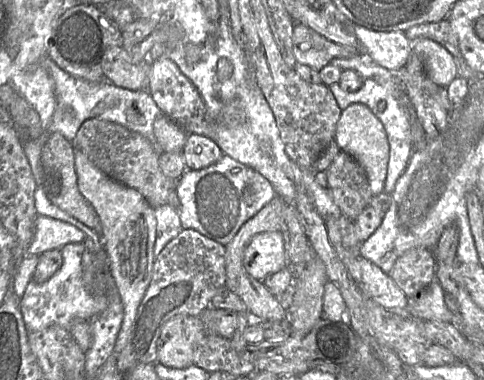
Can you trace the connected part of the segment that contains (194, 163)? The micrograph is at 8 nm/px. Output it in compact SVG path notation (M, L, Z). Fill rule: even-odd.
M188 133L183 155L187 169L200 170L215 164L224 153L213 139Z

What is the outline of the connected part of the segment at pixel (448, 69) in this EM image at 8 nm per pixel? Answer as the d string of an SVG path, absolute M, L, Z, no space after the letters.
M428 38L411 41L411 50L423 61L428 77L441 87L448 87L458 77L452 54L441 44Z

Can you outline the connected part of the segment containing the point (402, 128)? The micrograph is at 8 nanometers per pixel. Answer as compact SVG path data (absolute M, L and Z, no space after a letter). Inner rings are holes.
M356 54L349 58L335 58L330 63L342 70L355 70L363 78L362 87L352 93L345 92L340 87L339 83L334 83L330 85L329 88L342 110L346 109L351 104L362 103L368 106L376 117L383 123L390 148L387 176L383 192L391 194L398 178L406 169L414 152L408 108L405 105L402 105L398 98L399 93L404 91L405 86L399 81L397 72L390 71L389 69L378 65L368 54Z

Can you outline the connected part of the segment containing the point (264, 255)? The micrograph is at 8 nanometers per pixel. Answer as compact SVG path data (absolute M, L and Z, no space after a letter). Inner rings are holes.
M264 232L253 236L244 249L243 270L252 278L263 281L268 275L276 273L289 265L281 232Z

